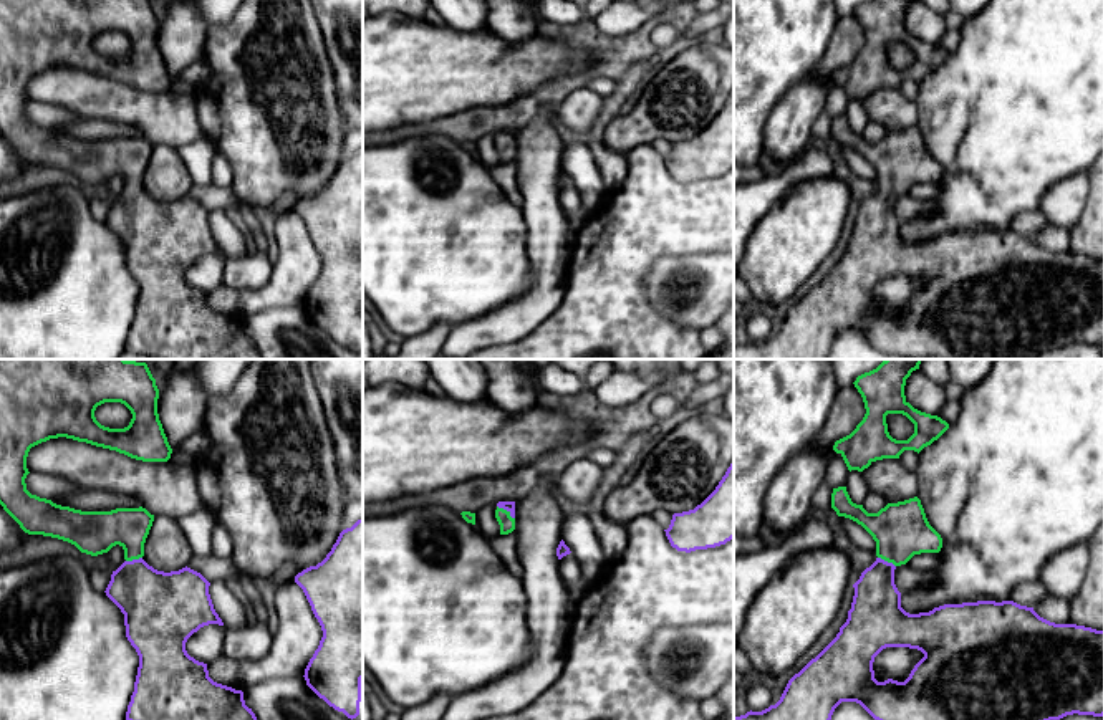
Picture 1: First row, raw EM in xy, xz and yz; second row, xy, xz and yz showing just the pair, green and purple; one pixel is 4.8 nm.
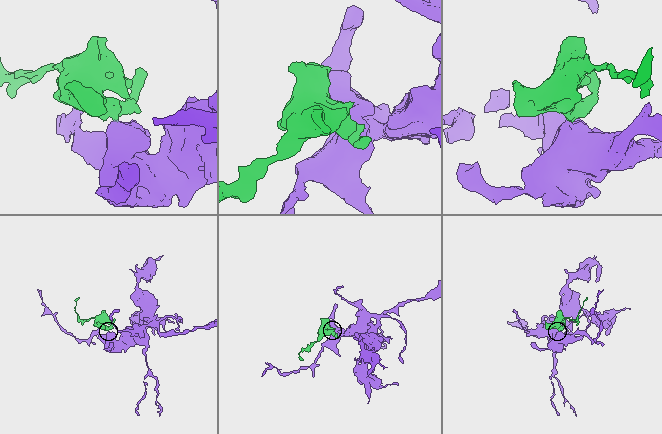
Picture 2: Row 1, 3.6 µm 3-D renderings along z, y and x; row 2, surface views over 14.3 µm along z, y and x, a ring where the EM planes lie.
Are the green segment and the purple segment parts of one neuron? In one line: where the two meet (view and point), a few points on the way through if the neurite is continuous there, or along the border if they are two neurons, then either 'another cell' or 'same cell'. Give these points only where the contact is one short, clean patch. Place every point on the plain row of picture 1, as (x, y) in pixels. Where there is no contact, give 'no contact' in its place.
meets green in xz at (505, 139); runs through xz (507, 153), (505, 139), (507, 134); same cell

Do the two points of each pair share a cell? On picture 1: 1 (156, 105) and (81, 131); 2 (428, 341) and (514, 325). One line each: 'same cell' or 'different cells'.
1: different cells
2: different cells

